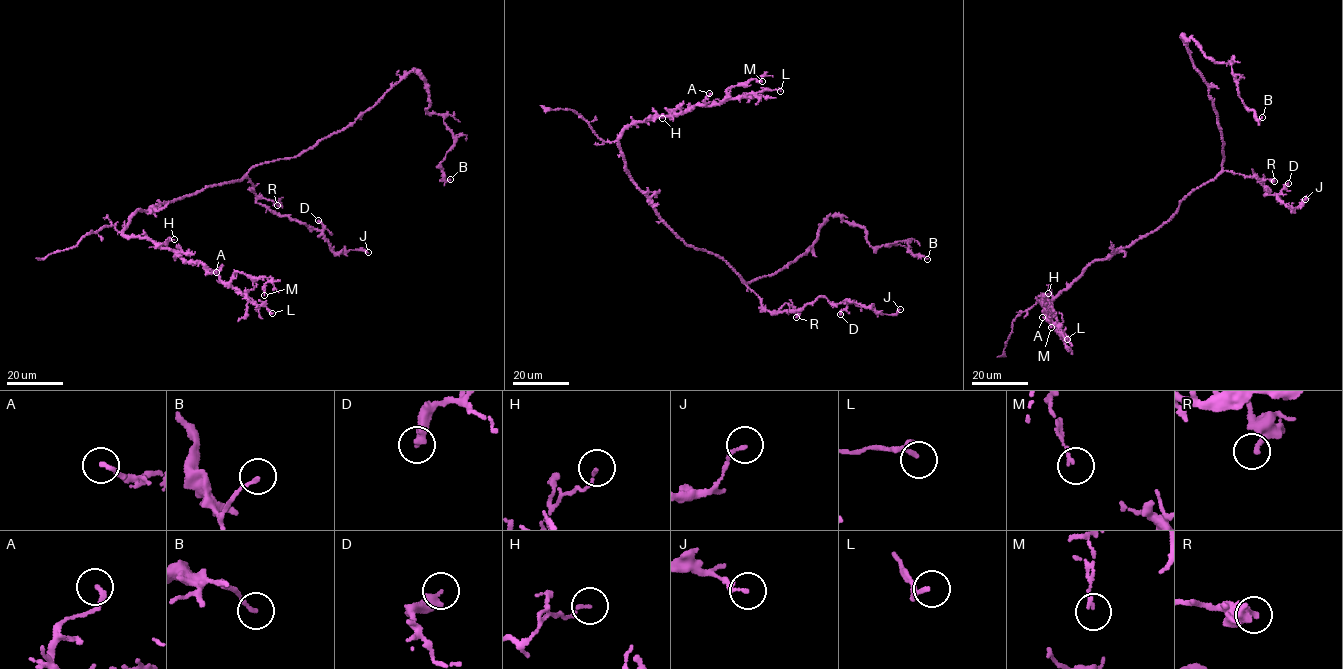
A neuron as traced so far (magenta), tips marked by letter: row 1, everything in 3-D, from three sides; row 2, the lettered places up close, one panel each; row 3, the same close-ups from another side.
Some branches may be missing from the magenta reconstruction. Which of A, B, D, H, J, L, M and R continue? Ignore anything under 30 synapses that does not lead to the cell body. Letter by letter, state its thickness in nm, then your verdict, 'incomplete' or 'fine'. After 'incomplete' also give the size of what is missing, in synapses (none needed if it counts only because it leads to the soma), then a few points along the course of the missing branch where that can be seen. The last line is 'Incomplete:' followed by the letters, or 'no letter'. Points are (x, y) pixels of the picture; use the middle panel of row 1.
A: calibre 170 nm; fine
B: calibre 130 nm; fine
D: calibre 360 nm; fine
H: calibre 120 nm; fine
J: calibre 170 nm; fine
L: calibre 160 nm; fine
M: calibre 120 nm; fine
R: calibre 240 nm; fine
Incomplete: no letter

